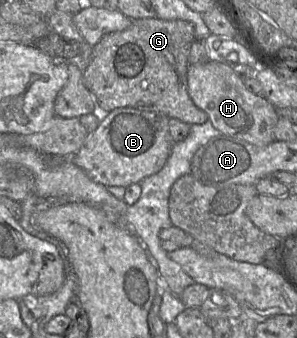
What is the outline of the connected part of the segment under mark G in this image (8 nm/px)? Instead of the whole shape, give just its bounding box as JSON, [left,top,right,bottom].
[83,18,207,124]

